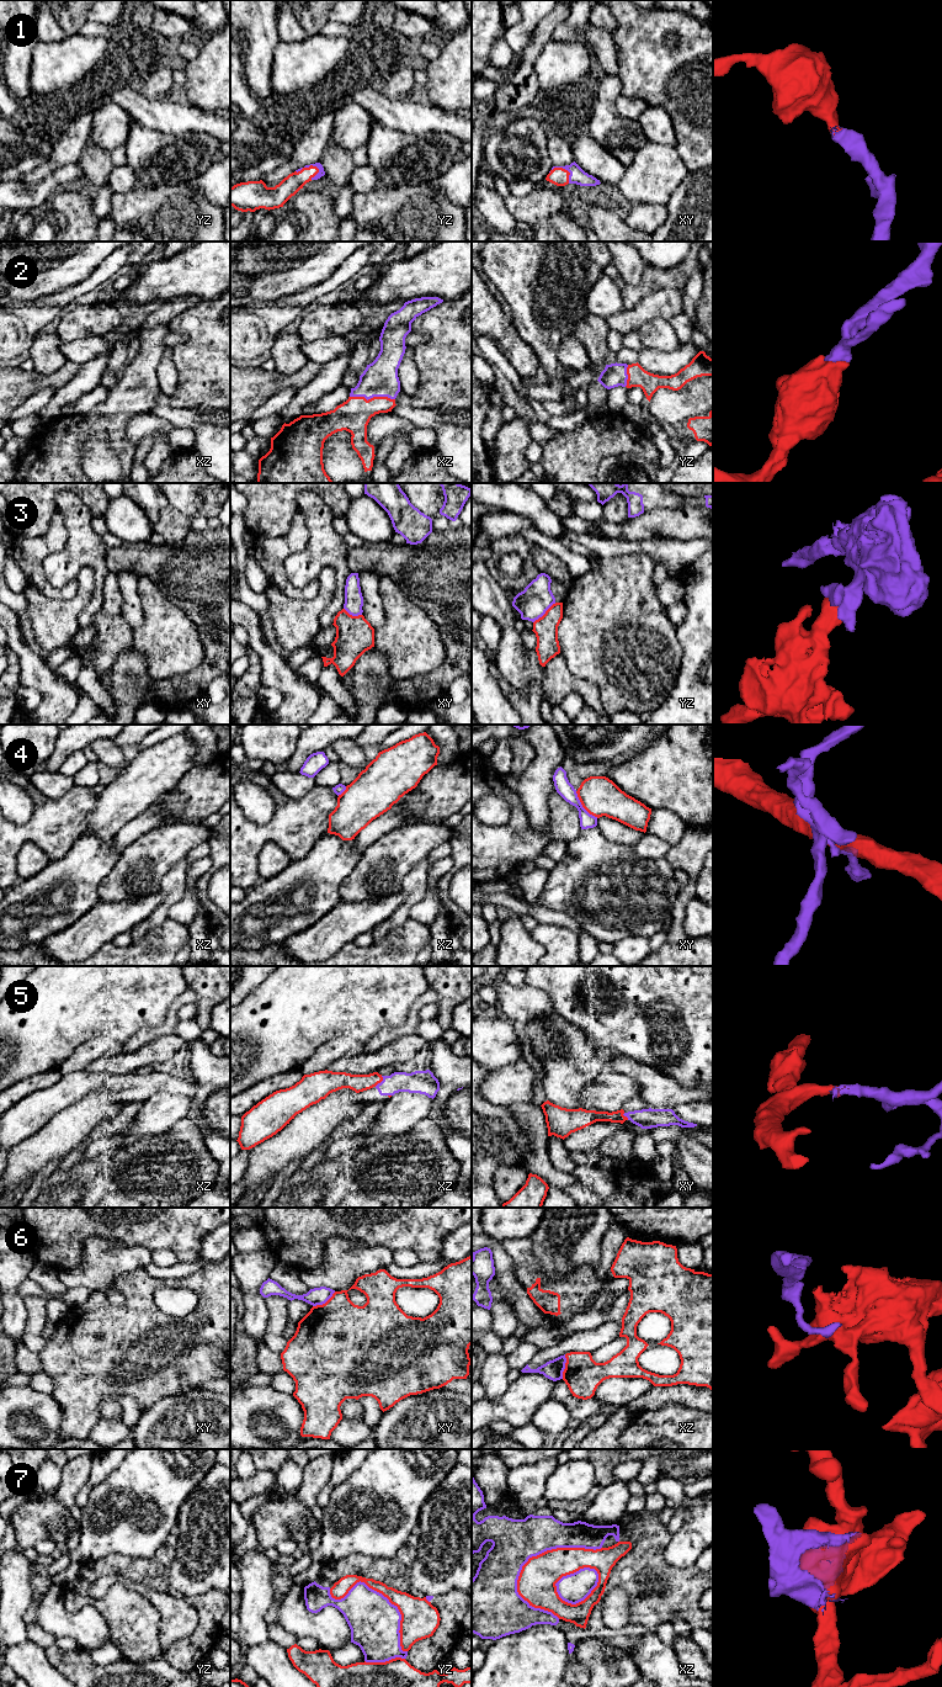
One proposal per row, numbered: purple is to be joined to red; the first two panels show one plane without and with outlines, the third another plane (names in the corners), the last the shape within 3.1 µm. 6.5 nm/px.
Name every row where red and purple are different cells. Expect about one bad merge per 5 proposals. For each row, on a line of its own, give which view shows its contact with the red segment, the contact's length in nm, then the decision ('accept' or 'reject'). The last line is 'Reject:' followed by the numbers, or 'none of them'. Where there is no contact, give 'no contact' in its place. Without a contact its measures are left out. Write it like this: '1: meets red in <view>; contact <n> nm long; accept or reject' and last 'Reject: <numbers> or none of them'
1: meets red in yz; contact 160 nm long; accept
2: meets red in xz; contact 300 nm long; accept
3: meets red in yz; contact 200 nm long; reject
4: meets red in xy; contact 220 nm long; reject
5: meets red in xz; contact 90 nm long; accept
6: meets red in xz; contact 160 nm long; reject
7: meets red in xz; contact 650 nm long; reject
Reject: 3, 4, 6, 7

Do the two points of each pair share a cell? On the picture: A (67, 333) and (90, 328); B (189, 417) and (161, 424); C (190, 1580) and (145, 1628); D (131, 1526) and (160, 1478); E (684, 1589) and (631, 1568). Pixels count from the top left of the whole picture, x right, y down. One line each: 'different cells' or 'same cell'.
A: same cell
B: different cells
C: different cells
D: same cell
E: same cell

